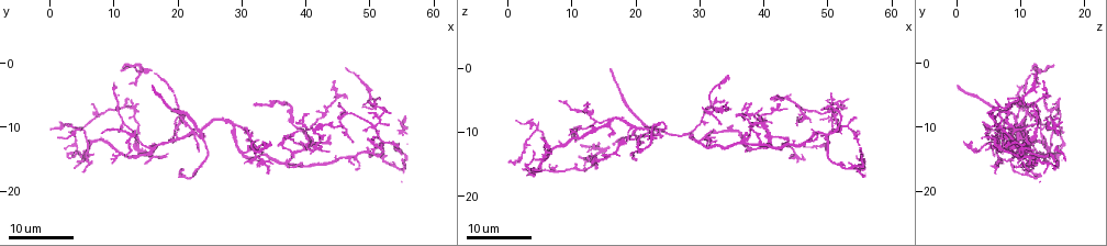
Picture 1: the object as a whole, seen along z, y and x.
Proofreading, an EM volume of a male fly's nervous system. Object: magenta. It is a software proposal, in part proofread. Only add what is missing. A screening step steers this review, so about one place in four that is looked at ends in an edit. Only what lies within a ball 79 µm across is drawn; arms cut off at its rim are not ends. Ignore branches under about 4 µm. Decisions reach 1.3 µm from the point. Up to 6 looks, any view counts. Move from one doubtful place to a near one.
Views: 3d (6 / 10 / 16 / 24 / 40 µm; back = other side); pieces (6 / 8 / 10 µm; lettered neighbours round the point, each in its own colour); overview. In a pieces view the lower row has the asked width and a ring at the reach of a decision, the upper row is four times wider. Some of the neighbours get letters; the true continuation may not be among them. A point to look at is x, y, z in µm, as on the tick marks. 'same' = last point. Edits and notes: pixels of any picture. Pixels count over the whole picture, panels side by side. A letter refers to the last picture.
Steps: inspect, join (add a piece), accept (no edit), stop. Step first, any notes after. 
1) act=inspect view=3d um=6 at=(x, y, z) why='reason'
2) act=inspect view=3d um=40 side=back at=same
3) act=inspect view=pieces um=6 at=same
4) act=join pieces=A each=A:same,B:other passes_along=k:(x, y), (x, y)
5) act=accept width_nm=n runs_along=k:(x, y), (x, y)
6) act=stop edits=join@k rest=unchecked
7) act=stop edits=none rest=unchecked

act=inspect view=3d um=16 at=(16.0, 3.5, 0.0) why='long arm stops here'

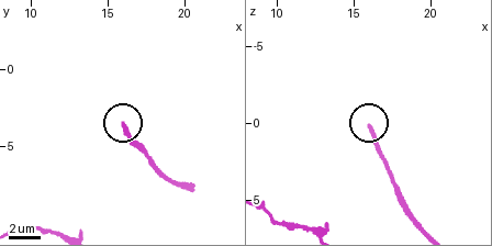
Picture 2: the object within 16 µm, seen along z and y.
act=inspect view=3d um=10 at=(16.0, 3.6, 0.2)

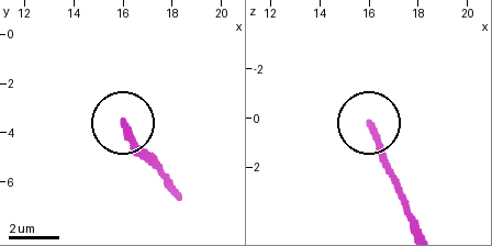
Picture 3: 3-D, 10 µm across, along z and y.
act=inspect view=pieces um=8 at=(16.1, 3.6, 0.2) why='what lies round it'

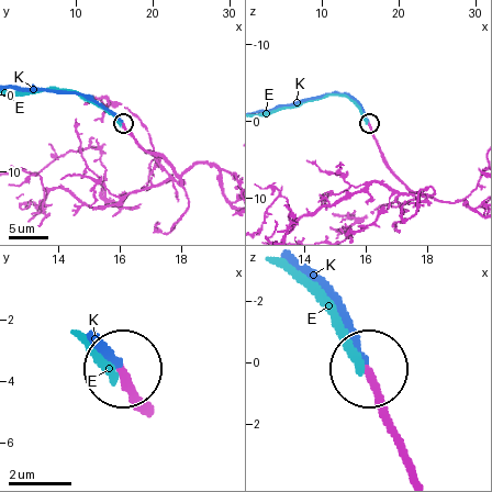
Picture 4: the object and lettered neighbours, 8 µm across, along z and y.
act=join pieces=K each=E:other,K:same passes_along=4:(402, 450), (347, 319), (294, 269) found='the cell continues'

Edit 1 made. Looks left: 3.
act=inspect view=overview

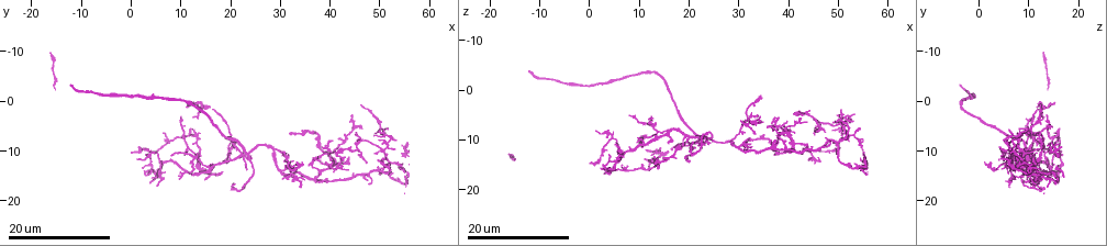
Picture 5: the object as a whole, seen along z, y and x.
act=inspect view=3d um=16 at=(32.0, 6.5, 10.0) why='long arm stops here'

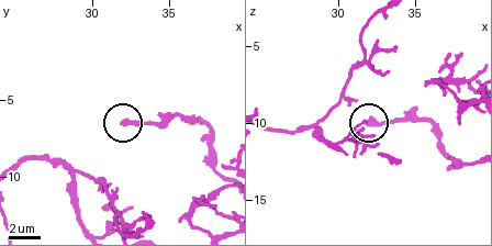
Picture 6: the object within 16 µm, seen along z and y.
act=inspect view=pieces um=6 at=(32.2, 6.6, 9.8)

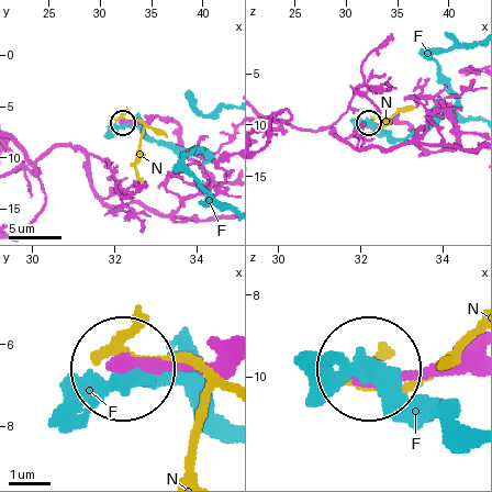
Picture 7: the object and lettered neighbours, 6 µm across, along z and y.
act=accept width_nm=350 each=F:other,N:other runs_along=7:(437, 112), (455, 142), (436, 152), (404, 124), (369, 123) found='no lettered piece goes on from it'

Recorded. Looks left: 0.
act=stop edits=join@4 rest=unchecked

